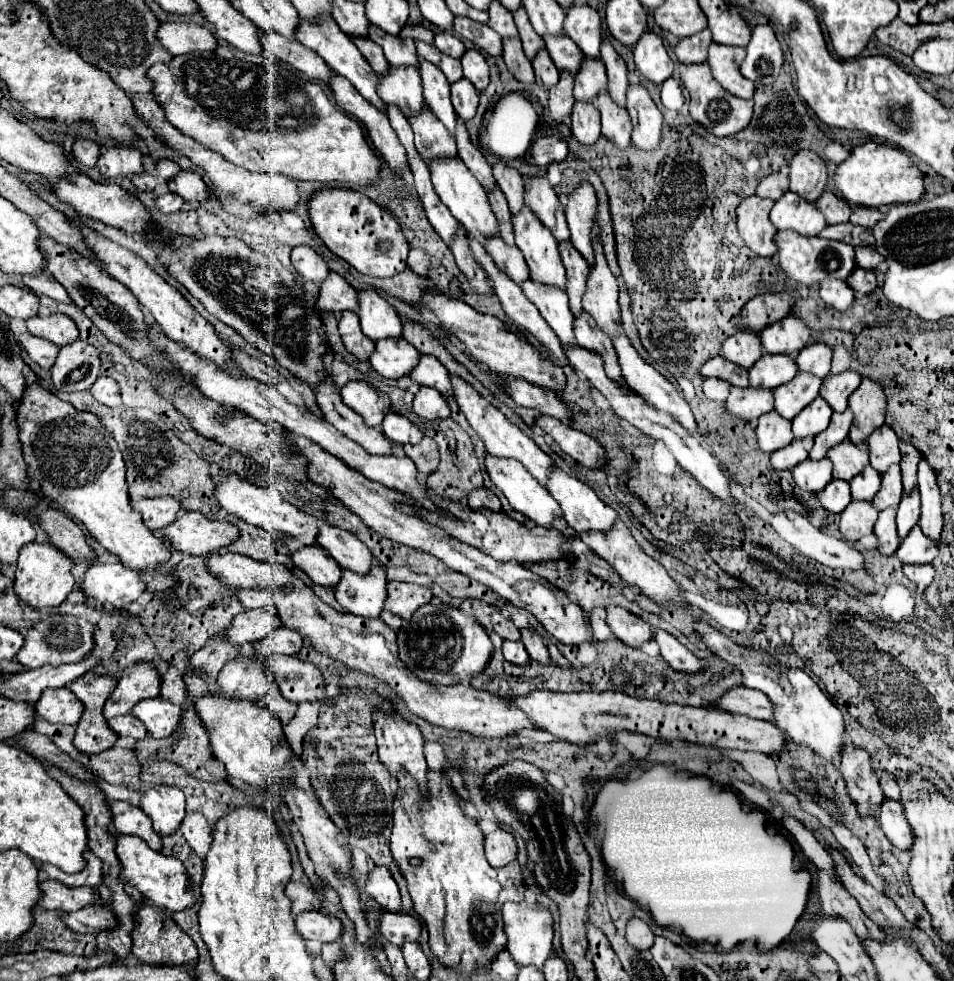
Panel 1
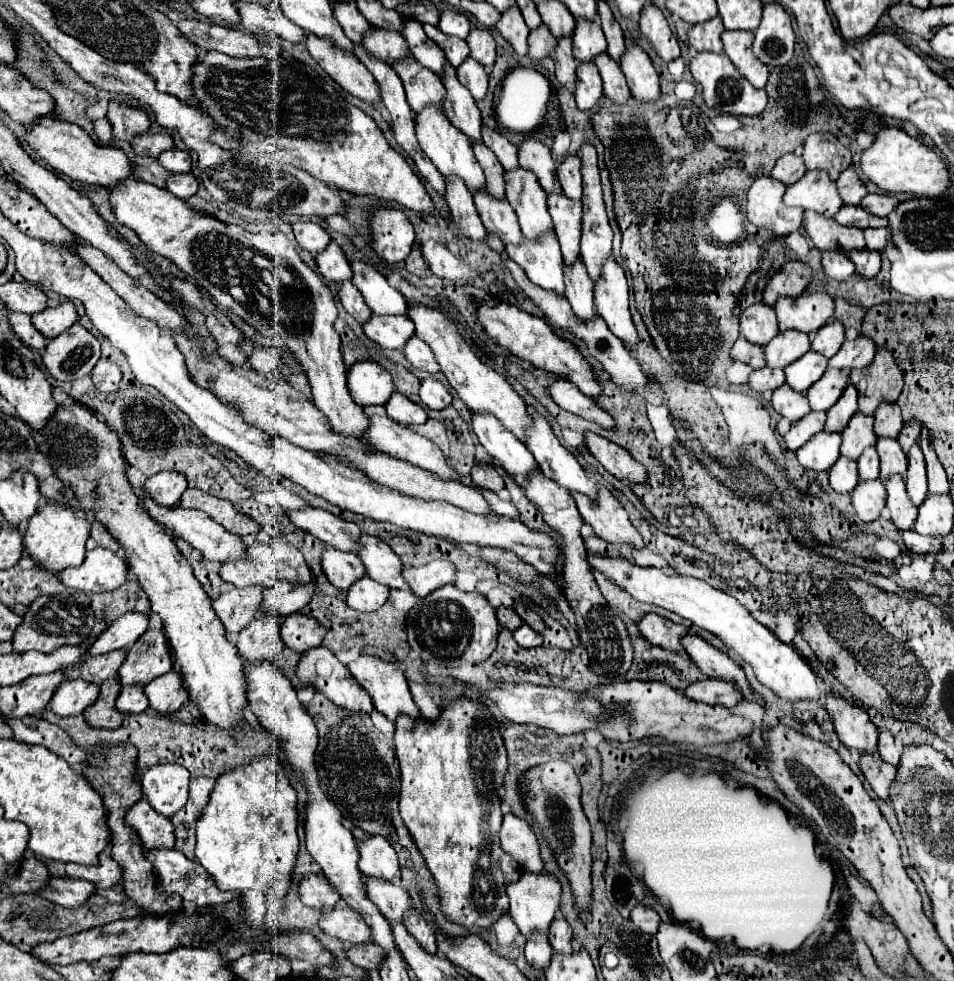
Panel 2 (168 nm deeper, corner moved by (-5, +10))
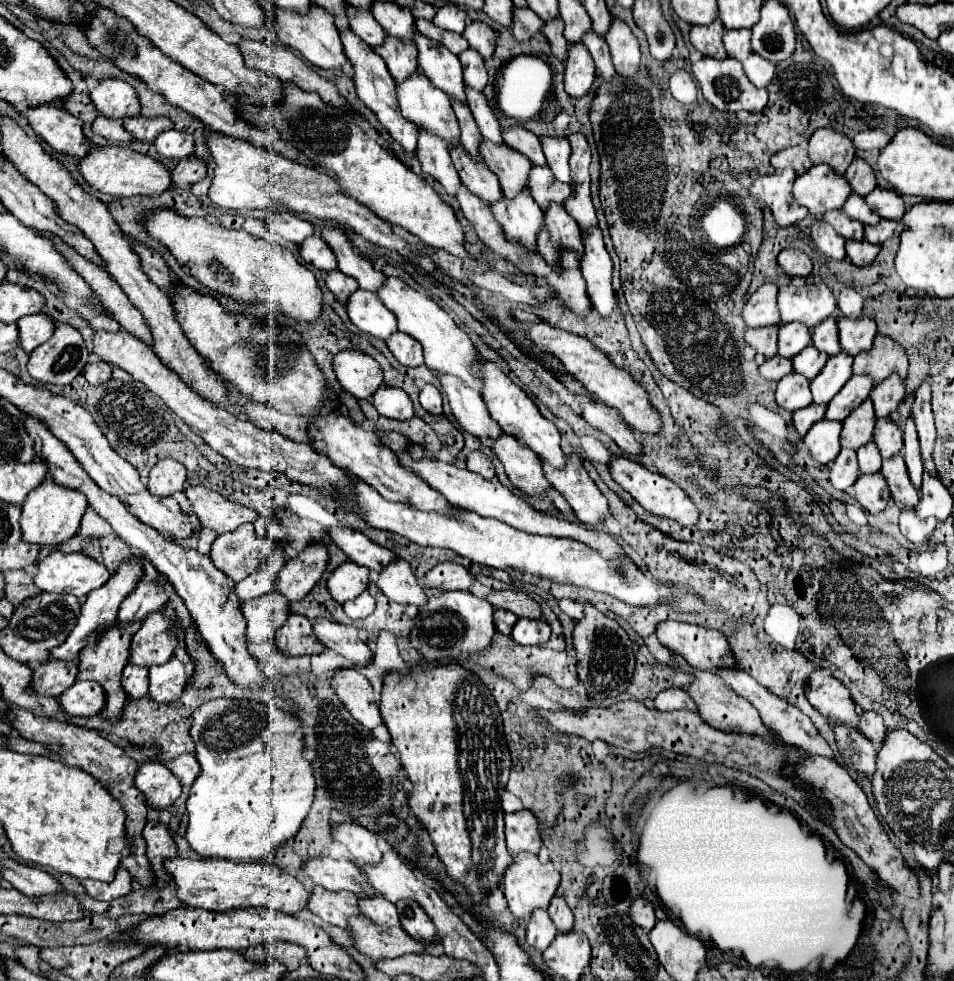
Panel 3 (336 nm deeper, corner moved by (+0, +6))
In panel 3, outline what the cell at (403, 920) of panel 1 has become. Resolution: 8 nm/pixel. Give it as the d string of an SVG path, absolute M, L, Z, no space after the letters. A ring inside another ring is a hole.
M314 857L302 865L302 873L328 891L350 891L360 897L374 895L372 887L360 873L360 867L348 859L332 859L332 857Z

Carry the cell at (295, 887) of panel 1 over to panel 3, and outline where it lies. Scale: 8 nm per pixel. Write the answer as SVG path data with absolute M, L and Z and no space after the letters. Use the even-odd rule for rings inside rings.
M314 887L312 897L308 901L308 909L326 923L338 925L342 929L348 927L350 917L360 915L356 895L348 891L328 891L324 887Z

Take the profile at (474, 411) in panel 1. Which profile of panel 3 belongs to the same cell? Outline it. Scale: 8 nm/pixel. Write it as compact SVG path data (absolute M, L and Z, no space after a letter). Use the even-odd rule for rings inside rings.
M388 277L378 289L378 297L396 315L398 331L408 333L420 341L420 345L424 347L424 359L426 359L428 369L456 375L456 377L464 379L464 383L468 383L468 387L480 391L480 381L472 379L472 375L468 371L468 367L472 365L472 361L478 353L476 353L472 341L468 339L468 335L454 323L454 319L444 309L440 309L424 293L408 287L408 283L400 277Z

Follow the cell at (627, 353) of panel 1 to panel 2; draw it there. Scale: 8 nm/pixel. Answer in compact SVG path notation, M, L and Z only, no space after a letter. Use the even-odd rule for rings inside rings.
M609 259L609 263L605 263L601 283L597 283L593 289L597 315L603 317L615 337L619 337L629 349L635 349L639 337L629 313L629 289L625 271L613 259Z

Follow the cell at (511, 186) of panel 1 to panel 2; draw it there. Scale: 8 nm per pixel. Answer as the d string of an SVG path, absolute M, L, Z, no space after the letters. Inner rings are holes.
M483 127L483 143L497 155L497 159L505 171L517 169L517 165L519 165L517 163L517 147L511 145L503 135Z

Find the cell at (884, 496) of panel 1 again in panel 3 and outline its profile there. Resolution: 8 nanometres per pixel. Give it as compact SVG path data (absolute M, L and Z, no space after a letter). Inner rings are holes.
M878 419L874 429L874 443L878 445L882 457L888 459L902 449L902 429L890 419Z

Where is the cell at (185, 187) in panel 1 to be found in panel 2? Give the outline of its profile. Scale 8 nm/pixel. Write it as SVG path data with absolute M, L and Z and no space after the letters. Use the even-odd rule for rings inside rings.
M171 149L171 151L165 151L165 155L161 155L159 165L165 167L167 171L171 171L173 175L191 173L191 155L187 151Z

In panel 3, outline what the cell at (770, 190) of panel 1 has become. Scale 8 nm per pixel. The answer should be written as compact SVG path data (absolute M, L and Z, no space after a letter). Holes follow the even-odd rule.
M788 147L788 149L782 149L772 155L772 167L776 171L792 167L792 169L796 169L798 175L802 175L812 167L812 161L804 147Z

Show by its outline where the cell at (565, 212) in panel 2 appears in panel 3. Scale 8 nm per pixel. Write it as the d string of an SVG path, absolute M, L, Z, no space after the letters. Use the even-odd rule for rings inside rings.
M538 165L532 167L532 171L530 171L530 175L528 175L528 185L530 185L532 197L536 199L536 203L538 203L542 209L544 209L550 201L562 205L564 199L568 199L568 195L572 193L570 183L558 181L546 165L544 165L544 167L538 167Z

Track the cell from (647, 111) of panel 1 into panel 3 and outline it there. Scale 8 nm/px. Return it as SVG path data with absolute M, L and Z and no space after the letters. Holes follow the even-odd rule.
M618 17L612 19L608 27L606 43L610 47L614 69L624 77L636 75L638 65L640 65L640 49L638 49L638 41L634 33L622 19Z

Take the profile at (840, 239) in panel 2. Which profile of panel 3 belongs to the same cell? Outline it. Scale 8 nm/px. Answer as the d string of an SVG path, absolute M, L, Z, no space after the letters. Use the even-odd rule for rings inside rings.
M836 209L836 211L828 211L822 217L824 221L828 221L842 237L846 239L864 239L864 225L856 219L850 219L844 209Z

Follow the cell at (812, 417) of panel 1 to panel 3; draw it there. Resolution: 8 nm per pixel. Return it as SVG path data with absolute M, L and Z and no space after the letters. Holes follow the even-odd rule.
M840 351L832 355L824 369L812 379L812 397L814 403L828 403L832 397L844 387L844 383L852 377L852 355Z

